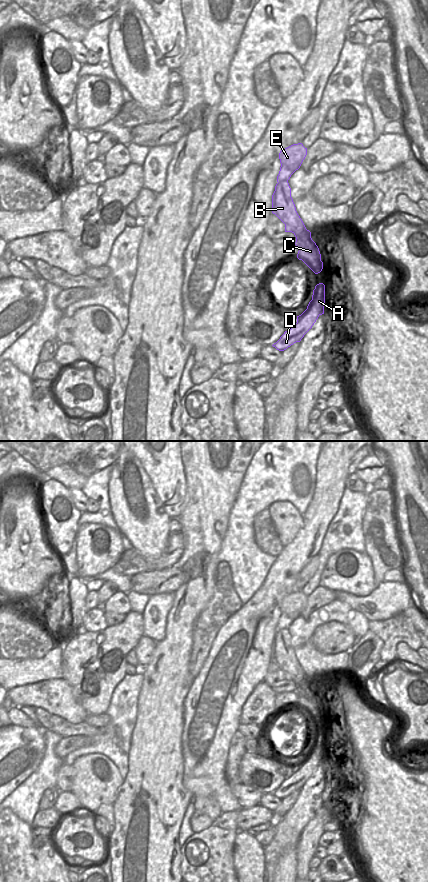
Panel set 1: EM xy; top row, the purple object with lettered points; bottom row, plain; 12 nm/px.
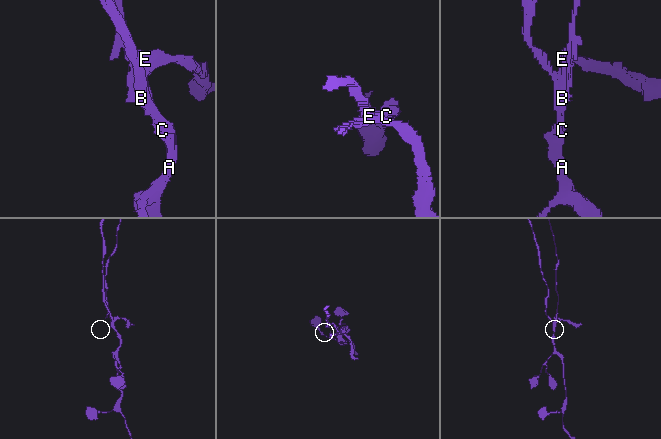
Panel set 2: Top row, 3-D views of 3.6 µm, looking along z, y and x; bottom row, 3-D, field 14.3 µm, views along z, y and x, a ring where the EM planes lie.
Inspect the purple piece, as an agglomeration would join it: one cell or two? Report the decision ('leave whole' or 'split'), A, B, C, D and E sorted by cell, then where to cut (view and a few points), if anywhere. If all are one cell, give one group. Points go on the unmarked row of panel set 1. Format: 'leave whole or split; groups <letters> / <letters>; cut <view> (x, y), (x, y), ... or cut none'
split; groups A B C D / E; cut xy (287, 628), (282, 628), (278, 631)

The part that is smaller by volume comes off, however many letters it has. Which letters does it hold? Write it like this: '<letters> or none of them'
E.

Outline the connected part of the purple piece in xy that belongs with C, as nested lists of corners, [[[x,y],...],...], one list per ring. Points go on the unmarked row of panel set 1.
[[[287,628],[275,634],[272,643],[272,661],[285,672],[285,680],[292,680],[295,683],[294,692],[299,697],[297,706],[302,708],[315,722],[320,721],[323,717],[323,710],[319,696],[296,659]]]

